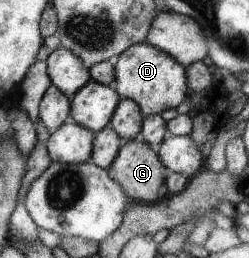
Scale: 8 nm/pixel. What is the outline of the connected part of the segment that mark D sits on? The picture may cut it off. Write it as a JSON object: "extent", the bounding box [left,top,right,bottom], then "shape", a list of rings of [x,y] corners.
{"extent":[112,43,188,116],"shape":[[[150,43],[133,45],[126,49],[114,62],[115,79],[112,84],[122,99],[134,101],[142,116],[162,114],[169,109],[177,109],[180,103],[188,99],[188,85],[184,77],[184,67],[176,59],[169,57]]]}

